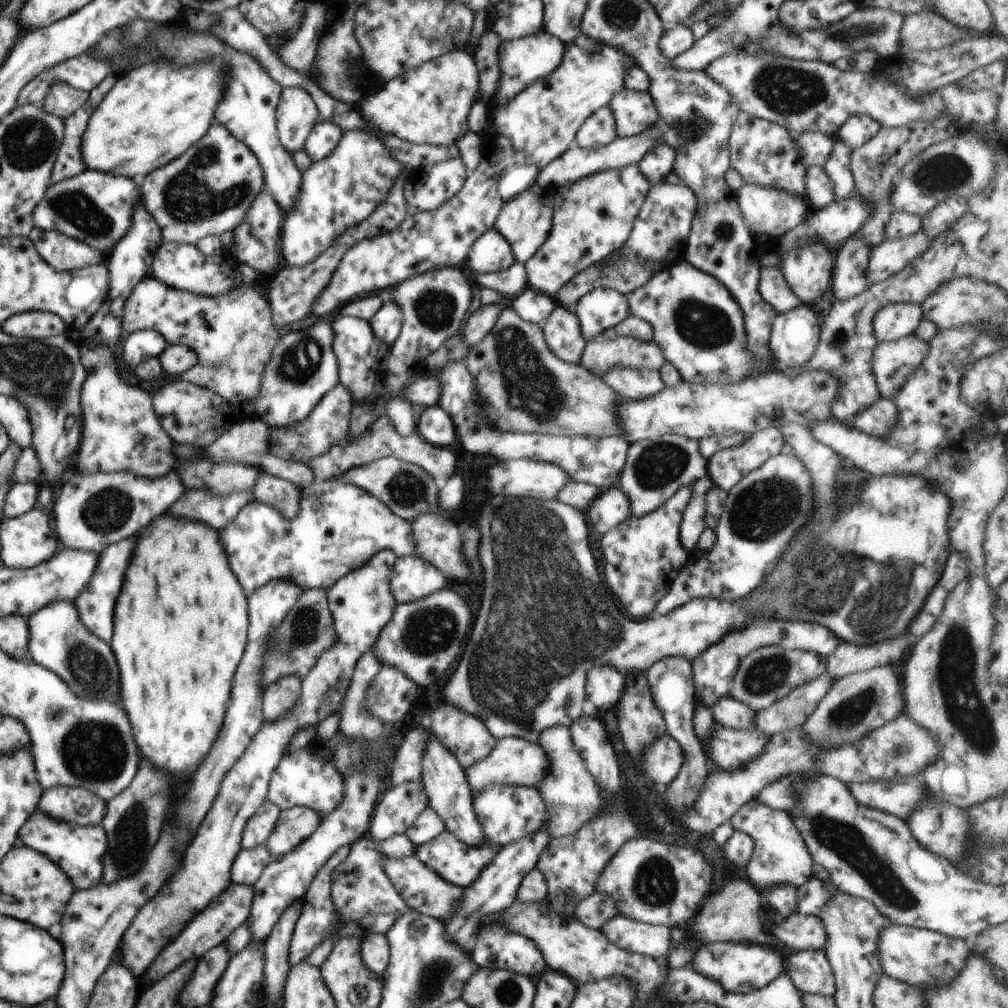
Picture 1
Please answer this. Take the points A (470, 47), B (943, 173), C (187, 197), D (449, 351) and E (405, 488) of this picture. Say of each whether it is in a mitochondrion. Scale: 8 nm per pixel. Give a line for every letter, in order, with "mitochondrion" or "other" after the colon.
A: other
B: mitochondrion
C: mitochondrion
D: mitochondrion
E: mitochondrion

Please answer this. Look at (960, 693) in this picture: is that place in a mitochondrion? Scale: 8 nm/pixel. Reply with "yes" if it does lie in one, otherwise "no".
yes

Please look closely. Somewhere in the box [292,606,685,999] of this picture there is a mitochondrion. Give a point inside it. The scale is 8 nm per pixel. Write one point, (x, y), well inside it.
(653, 883)

